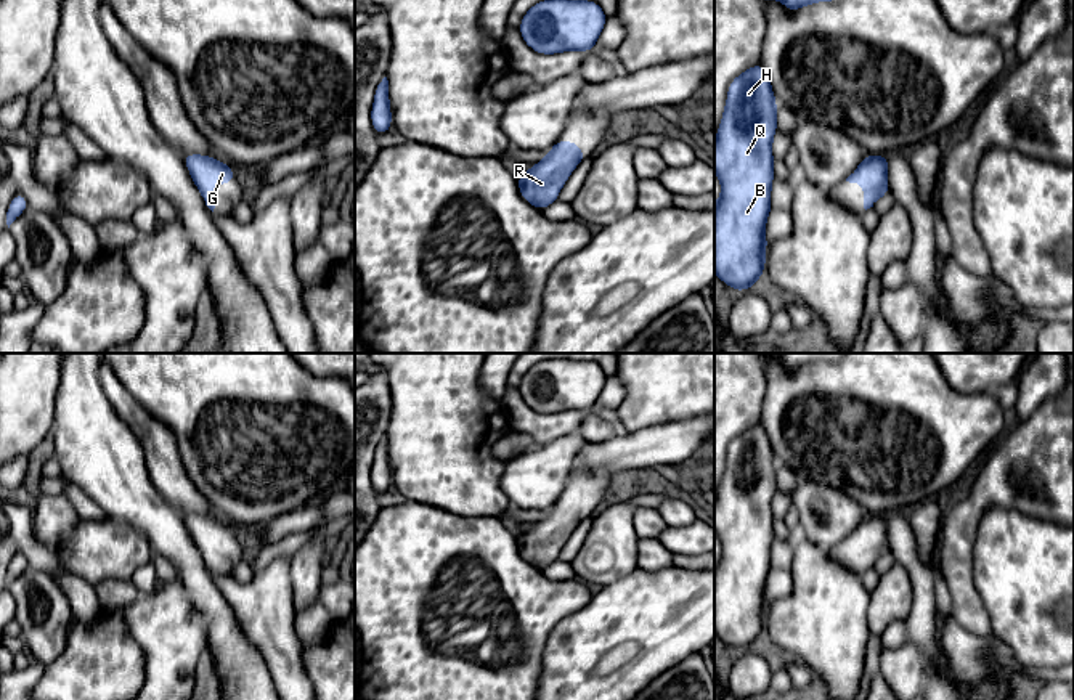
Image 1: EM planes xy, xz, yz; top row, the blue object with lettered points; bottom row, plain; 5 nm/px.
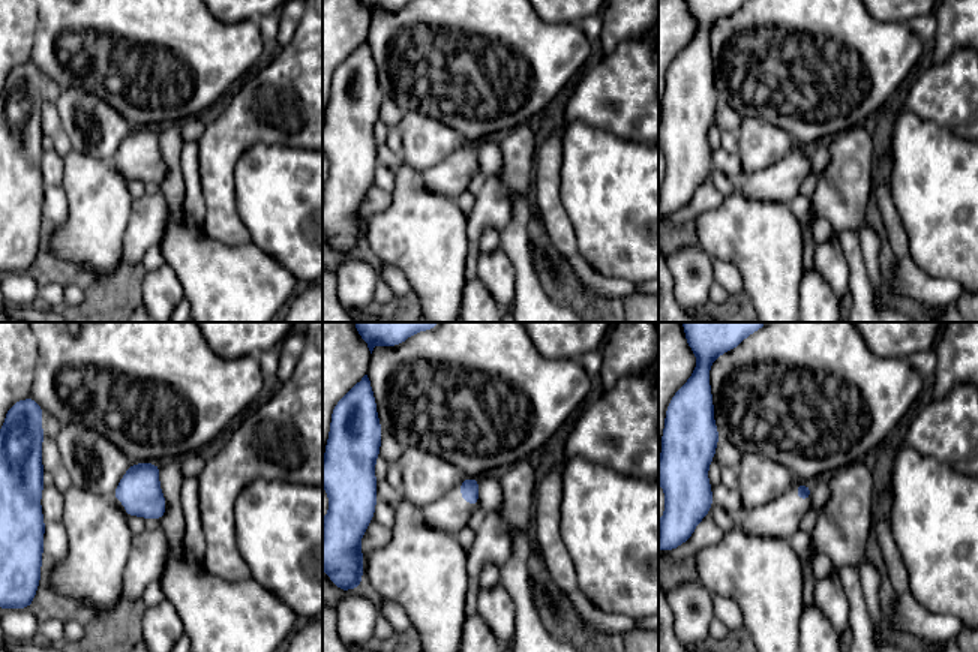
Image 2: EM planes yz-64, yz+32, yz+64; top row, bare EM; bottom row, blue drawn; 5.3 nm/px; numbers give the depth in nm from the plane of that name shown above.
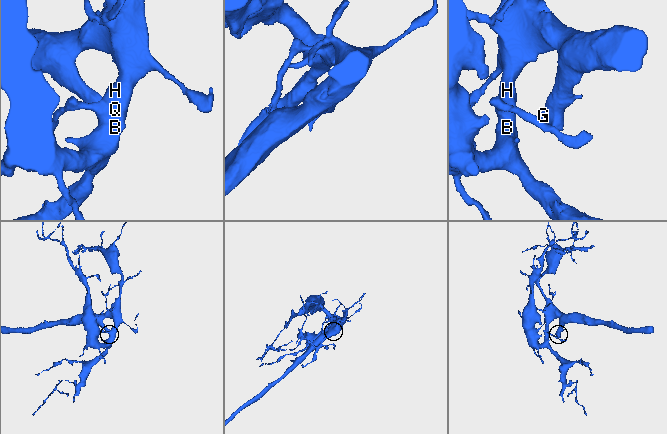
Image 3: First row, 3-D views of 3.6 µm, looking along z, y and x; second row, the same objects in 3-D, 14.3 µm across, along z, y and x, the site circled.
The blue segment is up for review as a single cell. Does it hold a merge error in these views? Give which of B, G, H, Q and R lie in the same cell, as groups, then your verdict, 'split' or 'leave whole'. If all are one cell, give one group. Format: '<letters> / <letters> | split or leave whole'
B G H Q R | leave whole

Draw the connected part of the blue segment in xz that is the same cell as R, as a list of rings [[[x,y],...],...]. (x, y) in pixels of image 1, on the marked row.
[[[559,140],[549,154],[517,177],[522,197],[544,210],[559,199],[559,193],[586,153],[575,141]]]

